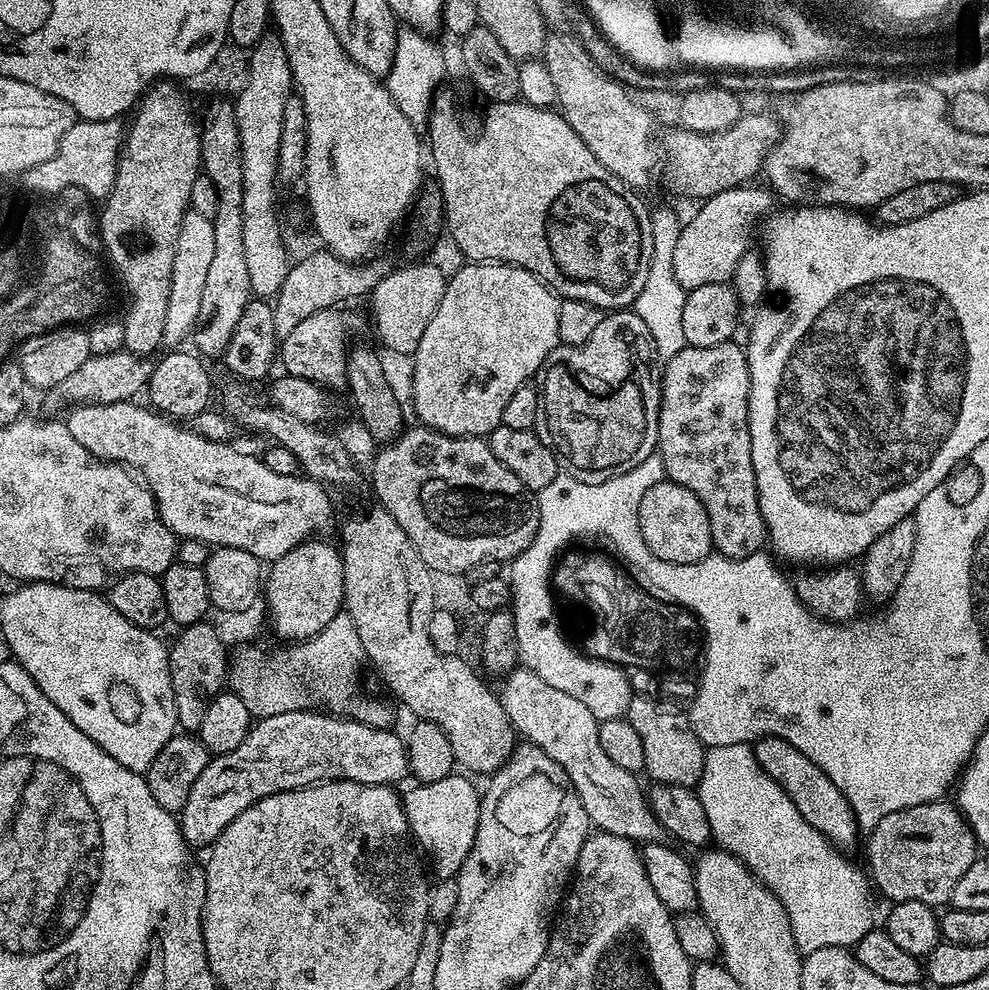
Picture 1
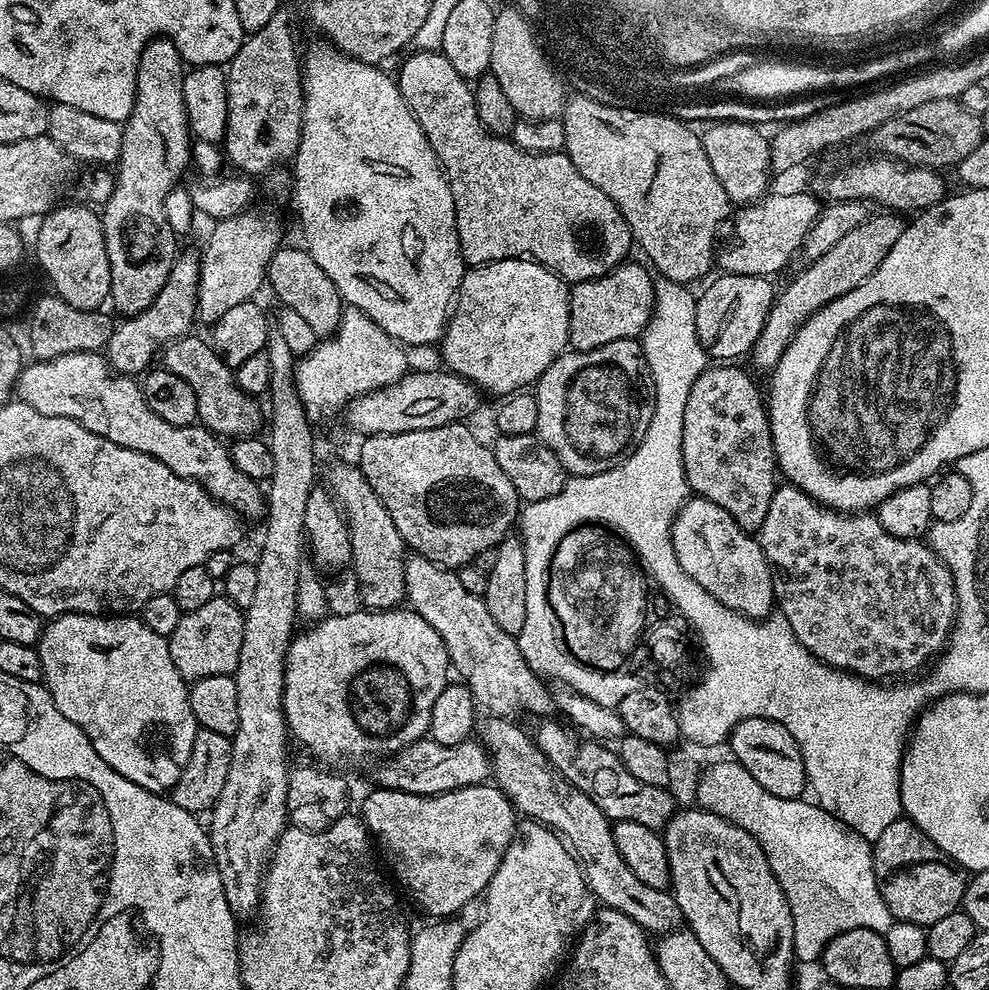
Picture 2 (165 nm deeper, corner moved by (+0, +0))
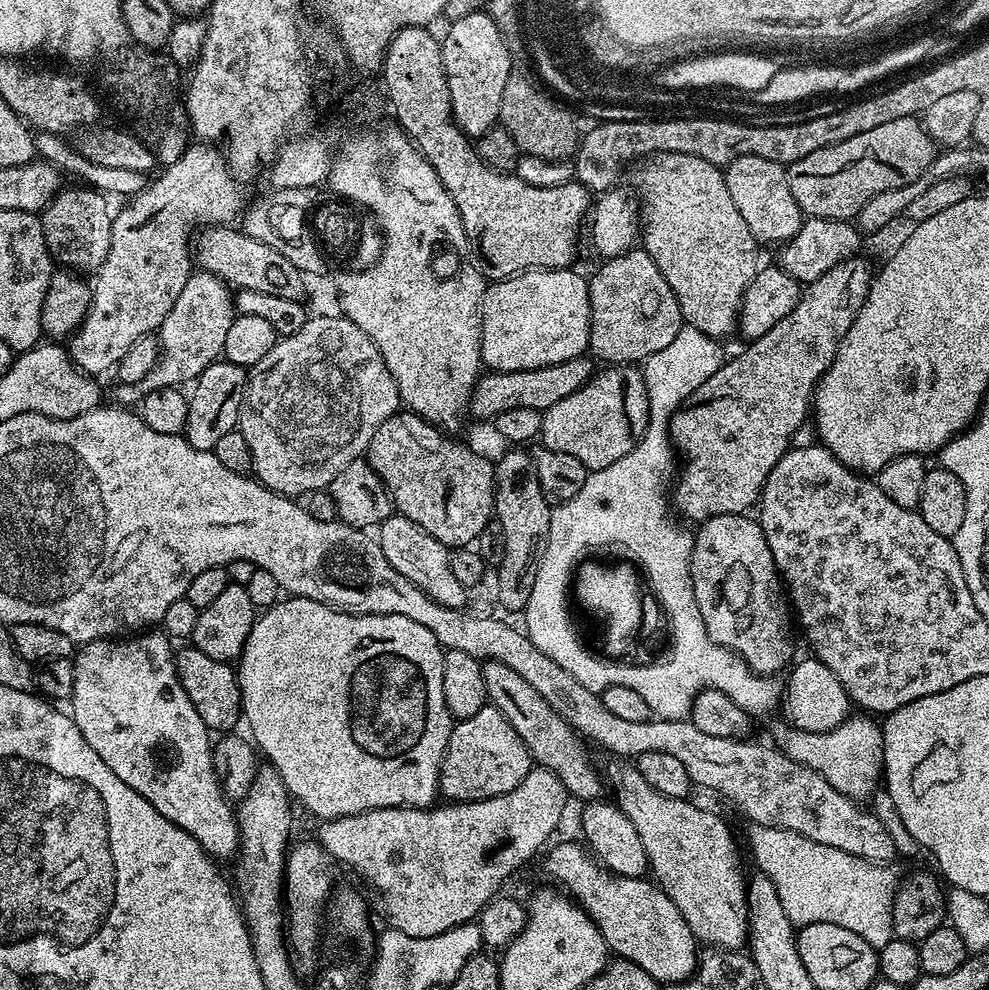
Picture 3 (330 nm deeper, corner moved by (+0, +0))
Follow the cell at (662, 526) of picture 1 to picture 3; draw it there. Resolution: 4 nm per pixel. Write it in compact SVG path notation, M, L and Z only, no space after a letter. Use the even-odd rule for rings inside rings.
M735 512L734 514L718 514L699 525L696 541L690 544L690 574L692 575L692 593L696 599L698 610L704 619L708 637L715 644L736 652L753 672L771 677L779 668L787 669L792 656L792 628L794 632L794 616L786 599L776 563L770 554L770 546L766 546L766 534L760 529L759 519L751 515Z

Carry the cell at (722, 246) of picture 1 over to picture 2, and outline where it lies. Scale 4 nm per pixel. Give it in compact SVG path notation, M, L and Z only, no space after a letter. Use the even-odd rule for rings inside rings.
M776 192L765 194L760 199L743 205L736 216L736 229L732 232L732 241L721 247L718 252L718 264L729 276L767 276L775 277L775 272L780 272L804 246L806 234L814 226L814 222L820 217L821 201L816 201L808 192Z

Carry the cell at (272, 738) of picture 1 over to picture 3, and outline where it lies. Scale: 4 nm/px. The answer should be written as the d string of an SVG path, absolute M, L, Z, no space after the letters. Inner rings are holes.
M485 706L478 710L478 714L453 723L450 742L440 763L438 792L448 802L494 798L514 790L533 766L532 755L526 750L522 738L518 738L514 726L502 718L497 708Z

